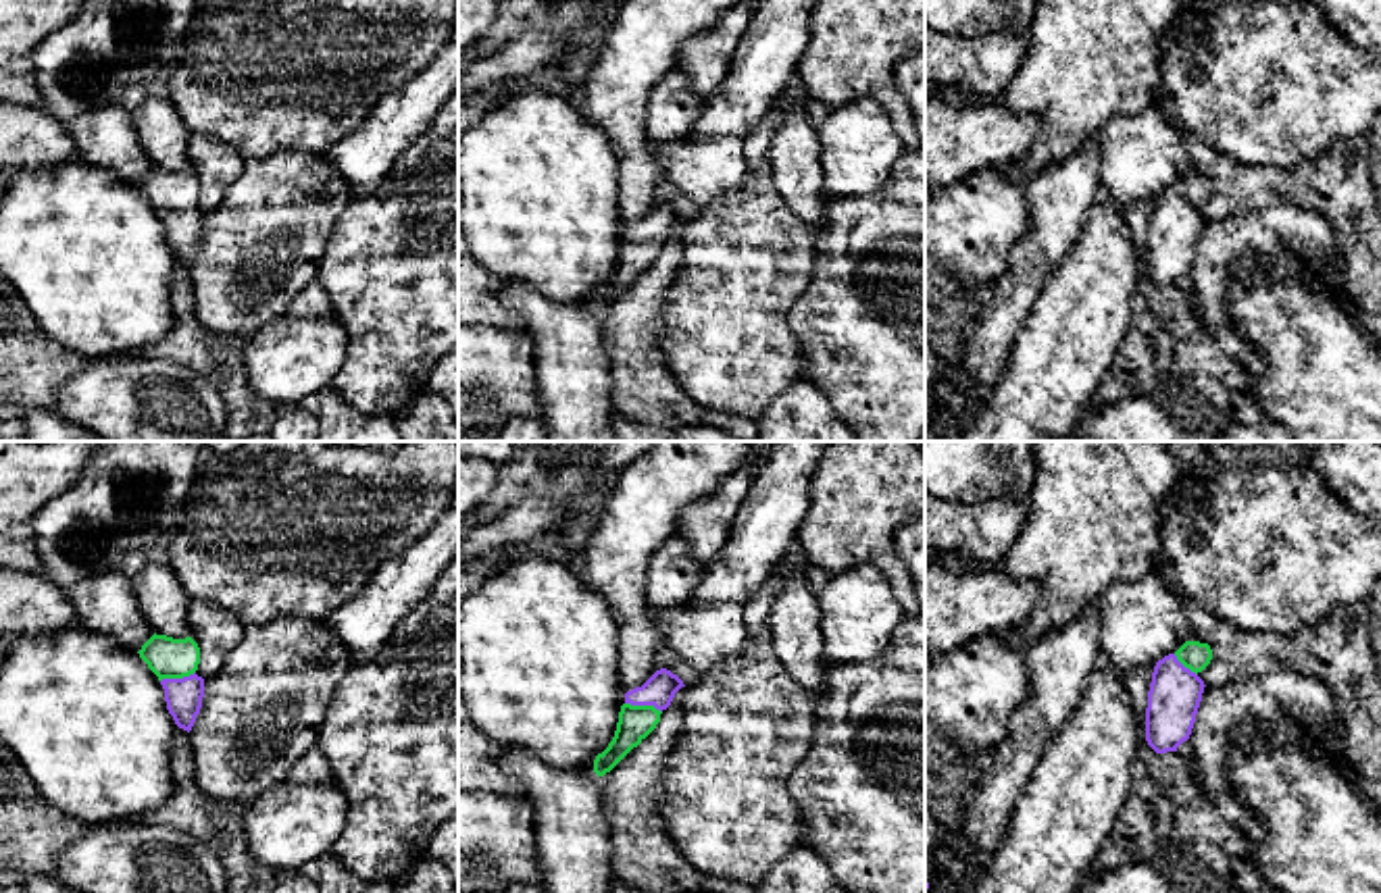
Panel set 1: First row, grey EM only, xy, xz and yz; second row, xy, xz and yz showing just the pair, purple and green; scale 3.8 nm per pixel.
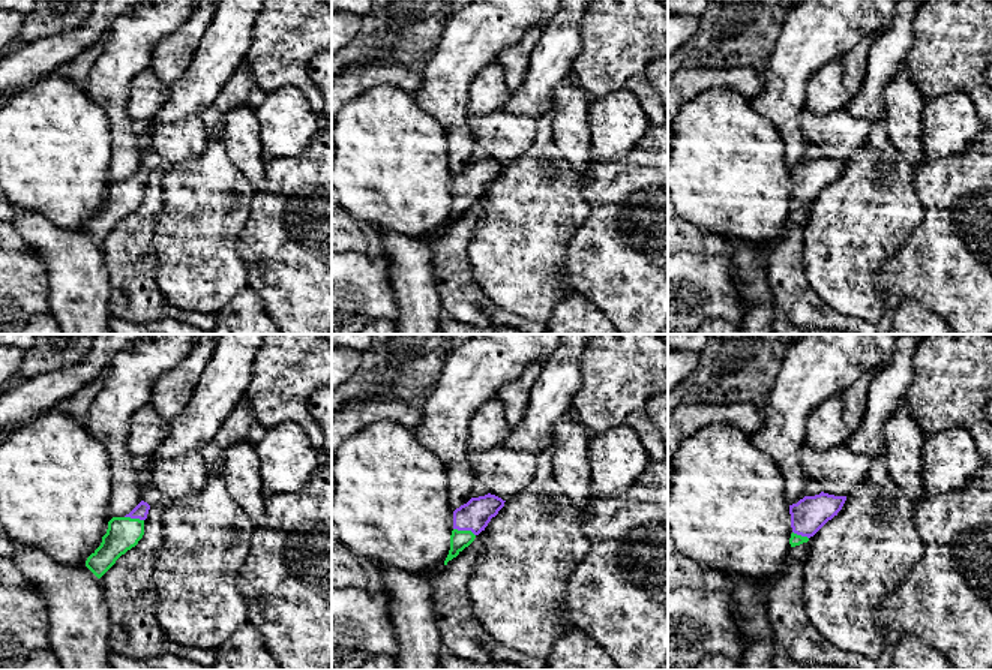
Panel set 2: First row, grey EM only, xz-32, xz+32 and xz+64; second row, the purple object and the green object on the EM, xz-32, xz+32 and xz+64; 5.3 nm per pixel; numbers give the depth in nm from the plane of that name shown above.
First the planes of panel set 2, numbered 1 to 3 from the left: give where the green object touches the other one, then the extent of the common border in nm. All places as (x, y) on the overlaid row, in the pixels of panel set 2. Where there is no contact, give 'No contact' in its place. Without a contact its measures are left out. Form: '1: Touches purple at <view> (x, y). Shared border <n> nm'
1: Touches purple at xz-32 (134, 517). Shared border 110 nm
2: Touches purple at xz+32 (464, 529). Shared border 130 nm
3: Touches purple at xz+64 (800, 534). Shared border 100 nm

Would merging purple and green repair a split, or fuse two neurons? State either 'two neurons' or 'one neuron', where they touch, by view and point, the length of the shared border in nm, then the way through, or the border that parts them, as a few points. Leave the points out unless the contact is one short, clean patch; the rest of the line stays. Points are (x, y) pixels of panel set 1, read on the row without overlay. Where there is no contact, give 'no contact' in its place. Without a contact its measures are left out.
one neuron; contact xz (644, 238); length 150 nm; way xz (659, 223), (644, 238), (636, 257)

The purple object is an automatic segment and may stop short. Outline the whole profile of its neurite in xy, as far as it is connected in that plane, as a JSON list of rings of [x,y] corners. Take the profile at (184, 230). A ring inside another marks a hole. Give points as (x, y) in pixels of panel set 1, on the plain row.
[[[154,167],[137,187],[158,210],[175,258],[190,266],[204,231],[204,212],[196,208],[200,198],[198,177],[192,171],[173,173]]]

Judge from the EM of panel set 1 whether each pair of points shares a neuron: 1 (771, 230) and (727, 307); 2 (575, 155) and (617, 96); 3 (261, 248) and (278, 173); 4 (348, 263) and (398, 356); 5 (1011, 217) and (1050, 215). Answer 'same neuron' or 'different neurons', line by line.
1: same neuron
2: different neurons
3: same neuron
4: same neuron
5: different neurons

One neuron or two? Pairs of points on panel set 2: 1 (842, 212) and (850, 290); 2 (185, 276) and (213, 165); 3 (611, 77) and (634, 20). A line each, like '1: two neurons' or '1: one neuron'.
1: one neuron
2: one neuron
3: one neuron

